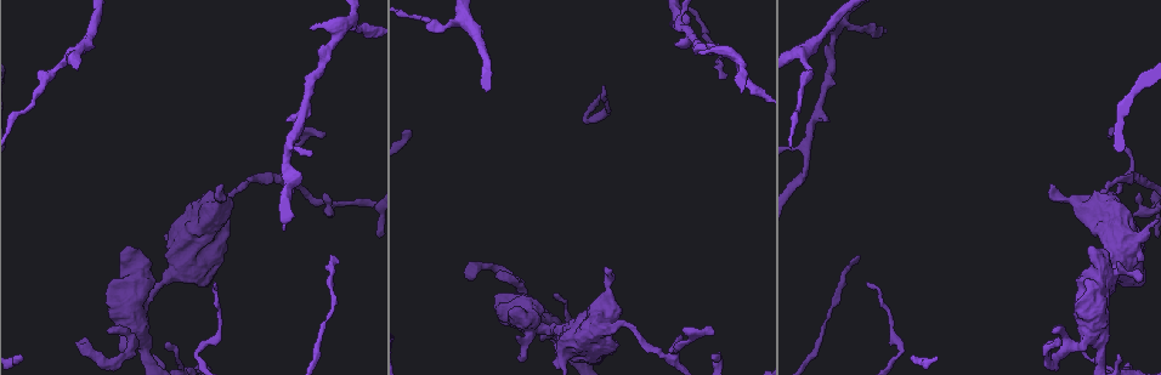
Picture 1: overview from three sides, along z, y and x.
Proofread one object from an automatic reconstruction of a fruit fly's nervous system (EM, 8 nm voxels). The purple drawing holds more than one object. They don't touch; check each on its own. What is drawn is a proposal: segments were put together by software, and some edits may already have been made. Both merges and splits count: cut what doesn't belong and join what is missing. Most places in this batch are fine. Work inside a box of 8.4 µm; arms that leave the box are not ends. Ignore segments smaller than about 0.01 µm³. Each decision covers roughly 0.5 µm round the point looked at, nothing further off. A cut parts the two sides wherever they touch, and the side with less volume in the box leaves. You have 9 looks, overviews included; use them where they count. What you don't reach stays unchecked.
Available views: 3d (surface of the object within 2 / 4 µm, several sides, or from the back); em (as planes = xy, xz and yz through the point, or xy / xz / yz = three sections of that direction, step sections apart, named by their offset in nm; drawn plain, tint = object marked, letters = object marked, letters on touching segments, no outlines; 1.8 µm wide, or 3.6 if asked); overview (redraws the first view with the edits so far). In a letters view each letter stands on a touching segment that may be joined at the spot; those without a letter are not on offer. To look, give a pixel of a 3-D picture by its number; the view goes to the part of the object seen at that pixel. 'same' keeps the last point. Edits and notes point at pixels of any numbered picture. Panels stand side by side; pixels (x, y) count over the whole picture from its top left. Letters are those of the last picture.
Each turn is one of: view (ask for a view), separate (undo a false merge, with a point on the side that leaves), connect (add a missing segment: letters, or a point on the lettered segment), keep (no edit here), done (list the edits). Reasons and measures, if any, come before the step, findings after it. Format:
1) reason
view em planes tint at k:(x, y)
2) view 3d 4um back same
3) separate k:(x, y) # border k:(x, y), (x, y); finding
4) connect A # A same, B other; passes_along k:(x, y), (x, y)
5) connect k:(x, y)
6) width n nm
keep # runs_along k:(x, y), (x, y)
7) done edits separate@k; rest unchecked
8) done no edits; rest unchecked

thin end
view em planes tint at 1:(722, 79)

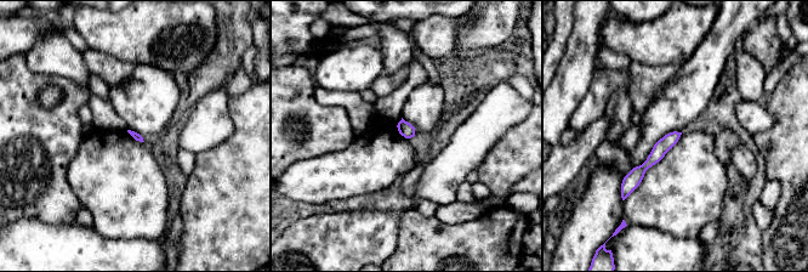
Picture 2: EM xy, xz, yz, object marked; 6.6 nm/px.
what lies round it
view em planes letters same

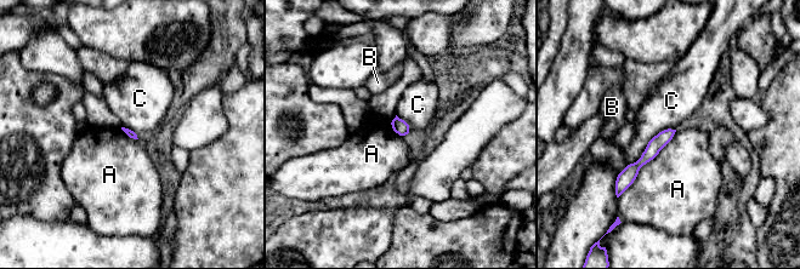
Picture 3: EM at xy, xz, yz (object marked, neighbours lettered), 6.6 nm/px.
longest_contact A 600 nm
keep # A other, B other, C other; no lettered segment goes on from it

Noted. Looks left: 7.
thin end
view em planes letters at 1:(604, 88)

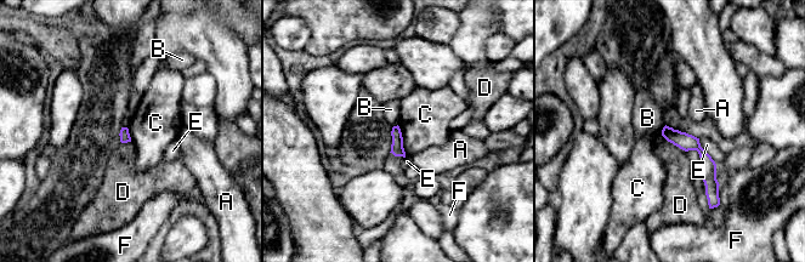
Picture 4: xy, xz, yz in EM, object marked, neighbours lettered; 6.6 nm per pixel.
keep # A other, B other, C other, D other, E other, F other; runs_along 4:(665, 130), (703, 154), (712, 194); no lettered segment goes on from it

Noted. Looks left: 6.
thin end
view em 3.6um xy step 8 letters at 1:(833, 31)

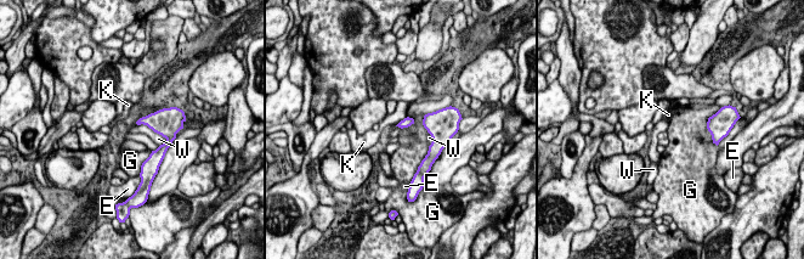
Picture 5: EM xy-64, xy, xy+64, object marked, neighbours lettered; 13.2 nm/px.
keep # E other, G other, K other, W other; border 5:(712, 114), (707, 130), (713, 141); no lettered segment goes on from it

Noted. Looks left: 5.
sharp bend
view em yz step 4 tint at 1:(670, 358)

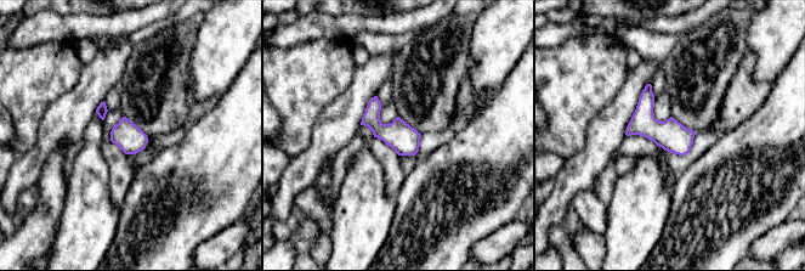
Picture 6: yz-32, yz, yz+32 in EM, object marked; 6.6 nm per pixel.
view em planes tint same

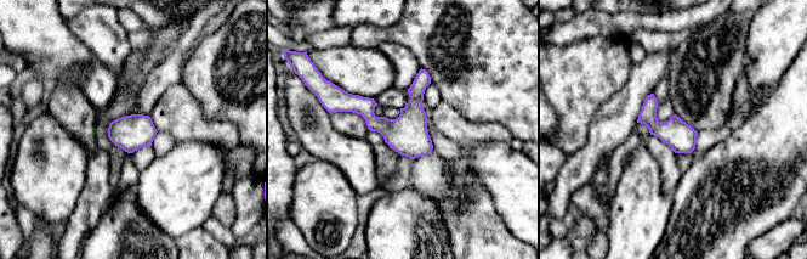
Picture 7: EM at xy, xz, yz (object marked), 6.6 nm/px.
see the neighbours
view em planes letters same

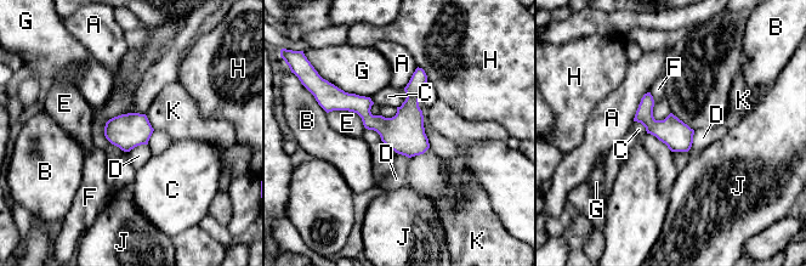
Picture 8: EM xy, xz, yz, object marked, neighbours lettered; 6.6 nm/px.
keep # A other, B other, C other, D other, E other, F other, G other, H other, J other, K other; border 8:(147, 143), (135, 146), (129, 152); continuous, no second neuron

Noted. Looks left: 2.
done no edits; rest unchecked

